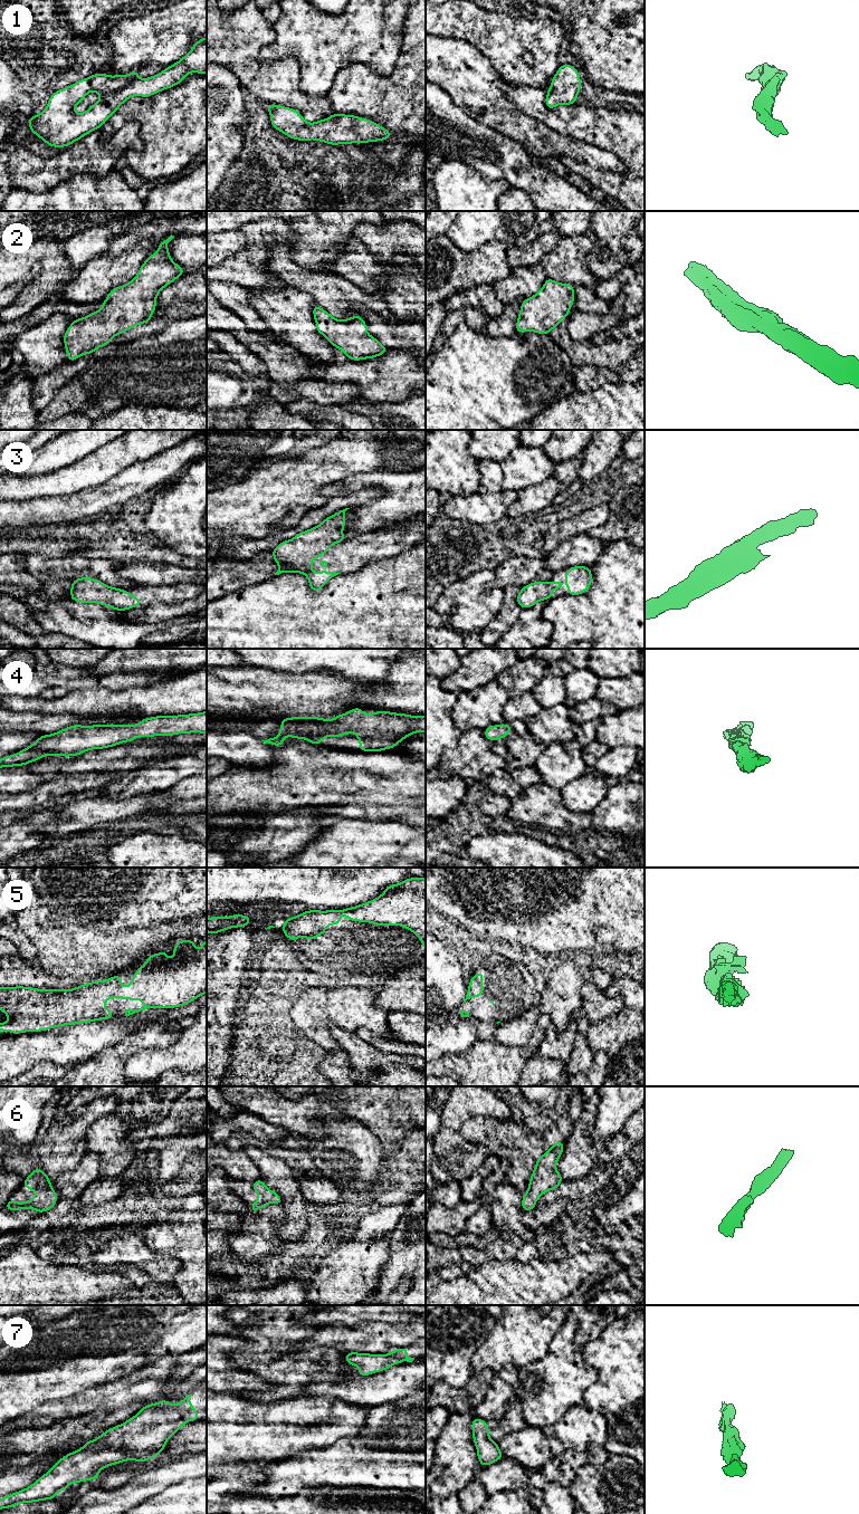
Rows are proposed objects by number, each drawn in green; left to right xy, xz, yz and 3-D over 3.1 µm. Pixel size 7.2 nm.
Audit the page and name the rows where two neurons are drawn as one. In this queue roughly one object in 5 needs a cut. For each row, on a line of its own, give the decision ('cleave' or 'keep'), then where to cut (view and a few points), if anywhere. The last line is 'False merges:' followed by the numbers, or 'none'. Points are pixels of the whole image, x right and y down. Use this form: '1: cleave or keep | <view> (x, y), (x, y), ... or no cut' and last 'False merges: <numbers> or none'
1: keep | no cut
2: keep | no cut
3: keep | no cut
4: keep | no cut
5: keep | no cut
6: keep | no cut
7: keep | no cut
False merges: none

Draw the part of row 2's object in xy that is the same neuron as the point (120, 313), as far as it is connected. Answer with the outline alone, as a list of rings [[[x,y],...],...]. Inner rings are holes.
[[[171,234],[166,240],[160,241],[159,250],[146,258],[137,275],[127,284],[113,288],[103,300],[101,309],[71,322],[63,337],[69,362],[85,354],[93,355],[97,348],[111,343],[116,335],[151,320],[160,291],[184,275],[183,268],[170,257],[168,243],[173,238],[174,236]]]

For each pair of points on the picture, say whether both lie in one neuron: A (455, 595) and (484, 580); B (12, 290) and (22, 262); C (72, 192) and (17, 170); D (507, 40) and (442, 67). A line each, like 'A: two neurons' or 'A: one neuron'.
A: one neuron
B: two neurons
C: two neurons
D: two neurons

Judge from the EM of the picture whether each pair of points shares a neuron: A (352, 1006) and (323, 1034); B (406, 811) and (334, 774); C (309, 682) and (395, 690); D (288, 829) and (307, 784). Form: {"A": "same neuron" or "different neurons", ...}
{"A": "same neuron", "B": "different neurons", "C": "different neurons", "D": "different neurons"}

